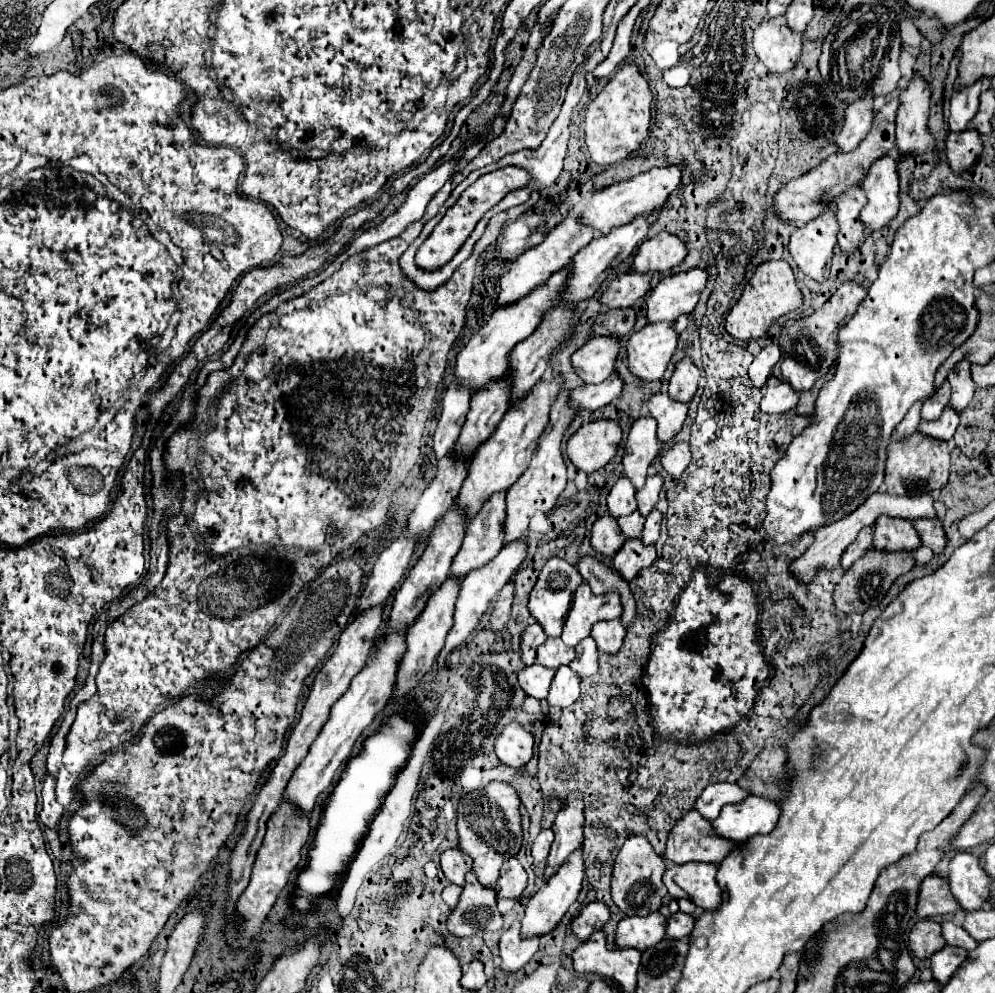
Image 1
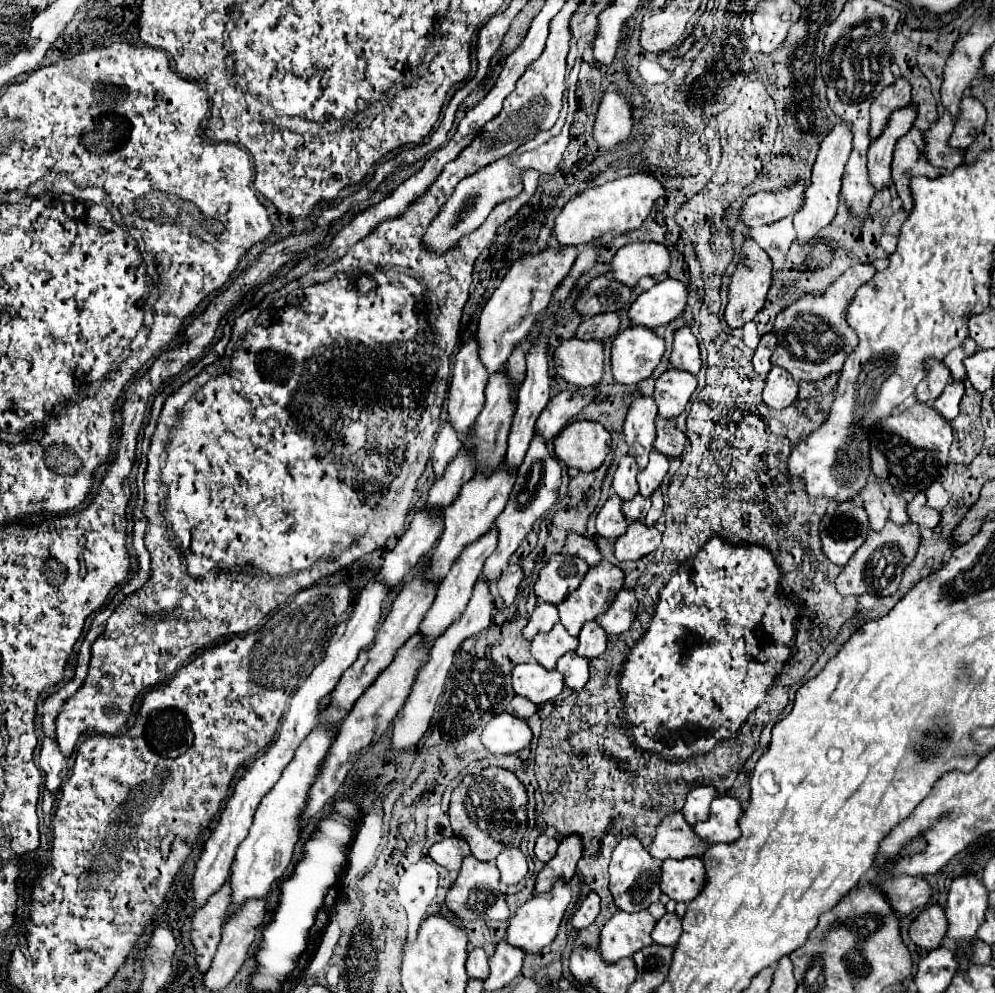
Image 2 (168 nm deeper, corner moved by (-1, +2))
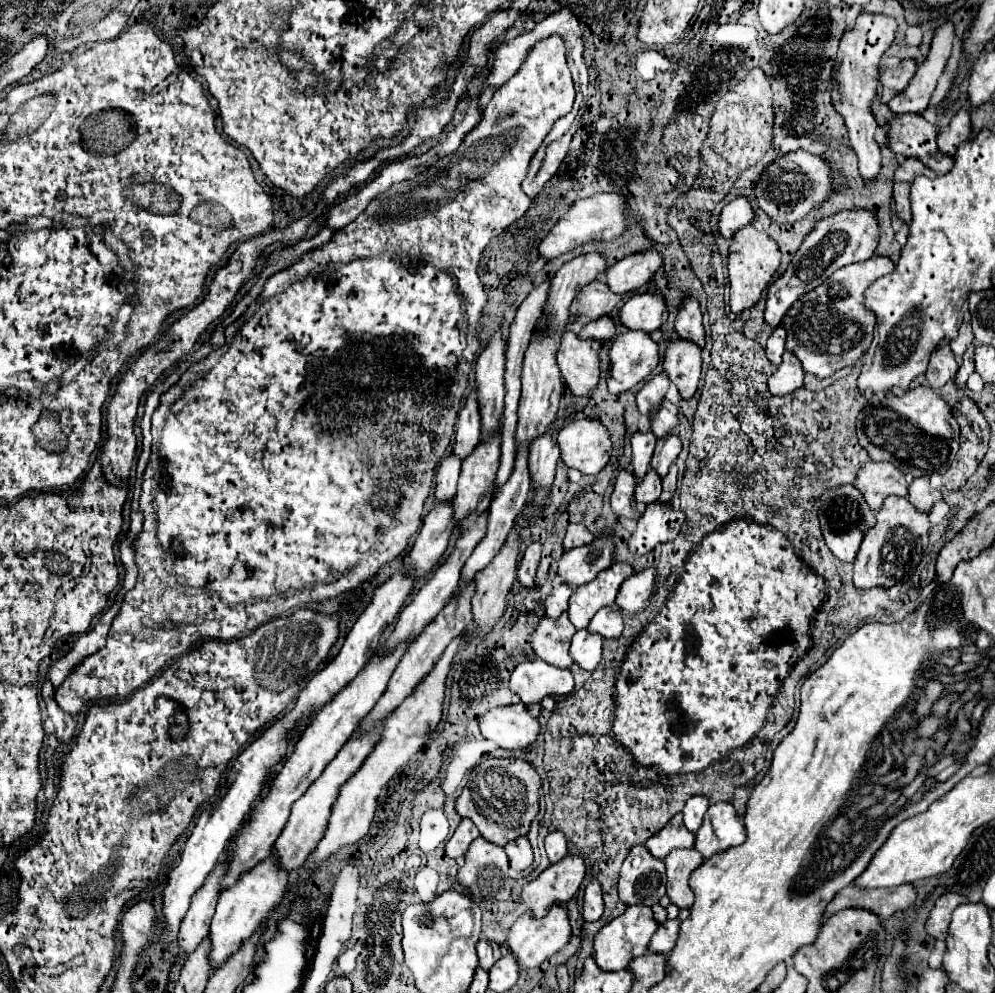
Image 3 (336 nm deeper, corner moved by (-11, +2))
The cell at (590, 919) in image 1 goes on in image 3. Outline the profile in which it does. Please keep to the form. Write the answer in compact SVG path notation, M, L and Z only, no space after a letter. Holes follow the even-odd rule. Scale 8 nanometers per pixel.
M590 882L586 886L586 894L584 894L584 908L582 908L582 916L586 922L594 922L602 916L604 912L604 900L602 900L602 888L598 882Z

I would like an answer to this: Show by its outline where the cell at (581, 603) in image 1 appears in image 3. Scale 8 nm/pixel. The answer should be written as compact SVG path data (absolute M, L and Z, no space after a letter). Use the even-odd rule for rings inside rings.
M616 562L608 570L602 570L592 582L588 582L584 586L578 586L574 590L574 594L570 596L570 610L568 610L570 622L578 630L586 628L588 622L592 620L592 616L600 608L612 606L612 602L616 600L616 594L618 594L620 584L632 572L634 572L634 568L630 564Z

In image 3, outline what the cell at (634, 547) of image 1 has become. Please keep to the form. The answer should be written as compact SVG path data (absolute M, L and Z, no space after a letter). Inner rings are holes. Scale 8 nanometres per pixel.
M652 502L646 506L646 512L640 516L634 534L628 540L632 554L644 556L654 550L656 544L672 542L680 534L684 514L670 508L668 504Z

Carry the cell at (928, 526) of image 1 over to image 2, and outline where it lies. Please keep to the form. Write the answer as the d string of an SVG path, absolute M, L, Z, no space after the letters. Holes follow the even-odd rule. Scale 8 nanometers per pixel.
M918 492L912 498L912 502L908 502L906 510L908 510L910 522L918 524L920 530L934 530L940 522L940 512L928 506L928 500L926 500L924 492Z

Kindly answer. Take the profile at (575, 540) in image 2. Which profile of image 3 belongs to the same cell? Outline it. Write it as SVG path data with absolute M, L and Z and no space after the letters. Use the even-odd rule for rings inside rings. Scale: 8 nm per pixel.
M570 524L566 538L564 538L564 550L572 550L576 546L586 546L592 540L594 540L594 536L584 524Z

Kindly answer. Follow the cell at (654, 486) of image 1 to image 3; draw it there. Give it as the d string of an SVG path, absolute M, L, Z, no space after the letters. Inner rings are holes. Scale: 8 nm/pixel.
M678 432L672 434L672 438L660 438L660 440L658 440L650 466L658 472L660 478L664 478L664 476L668 474L670 466L676 462L676 458L678 458L678 454L680 454L680 450L682 450L682 446L680 446Z

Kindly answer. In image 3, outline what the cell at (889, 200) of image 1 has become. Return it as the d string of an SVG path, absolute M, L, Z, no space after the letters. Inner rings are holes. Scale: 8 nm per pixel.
M946 22L934 32L930 52L924 64L918 66L908 88L896 94L892 102L888 102L888 108L894 114L922 114L928 108L930 96L936 88L936 80L942 76L944 66L950 58L952 42L954 42L954 28L950 22Z

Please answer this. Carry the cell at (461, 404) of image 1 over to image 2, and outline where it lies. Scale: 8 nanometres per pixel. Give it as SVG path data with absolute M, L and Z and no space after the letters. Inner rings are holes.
M444 424L444 428L440 428L440 432L436 434L436 446L432 452L432 468L436 478L442 478L442 474L446 472L446 466L456 458L460 448L462 448L460 434L456 434L450 428L450 424Z

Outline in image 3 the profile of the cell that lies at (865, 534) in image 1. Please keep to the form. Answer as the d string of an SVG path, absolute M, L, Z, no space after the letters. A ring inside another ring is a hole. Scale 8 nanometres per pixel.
M846 484L838 490L830 490L828 494L822 496L818 514L820 514L820 526L822 526L826 546L832 550L832 554L836 558L840 558L842 562L854 562L856 552L858 552L858 548L864 540L866 530L870 530L876 522L874 512L868 508L860 490L854 484Z

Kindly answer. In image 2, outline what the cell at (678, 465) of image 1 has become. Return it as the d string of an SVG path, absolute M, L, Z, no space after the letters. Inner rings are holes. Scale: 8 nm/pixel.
M656 418L656 440L654 448L666 456L680 456L684 450L686 436L678 430L676 422L666 422L664 418Z

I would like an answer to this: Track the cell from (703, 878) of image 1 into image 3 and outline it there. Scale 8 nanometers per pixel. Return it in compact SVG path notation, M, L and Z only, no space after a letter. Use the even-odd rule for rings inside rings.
M674 850L666 856L666 874L668 874L668 896L678 908L692 908L694 894L688 886L690 874L704 862L704 856L698 850Z

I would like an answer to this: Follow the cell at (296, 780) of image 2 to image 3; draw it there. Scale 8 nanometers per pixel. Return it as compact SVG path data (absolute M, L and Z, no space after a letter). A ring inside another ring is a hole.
M270 852L270 856L260 860L258 866L240 874L236 884L222 890L218 906L216 906L216 914L214 914L212 926L210 926L212 968L220 966L232 952L236 952L236 948L246 938L252 936L252 932L256 932L256 928L260 928L264 918L268 918L268 914L278 906L278 902L282 902L286 888L288 888L288 870L284 870L280 866L276 854Z

